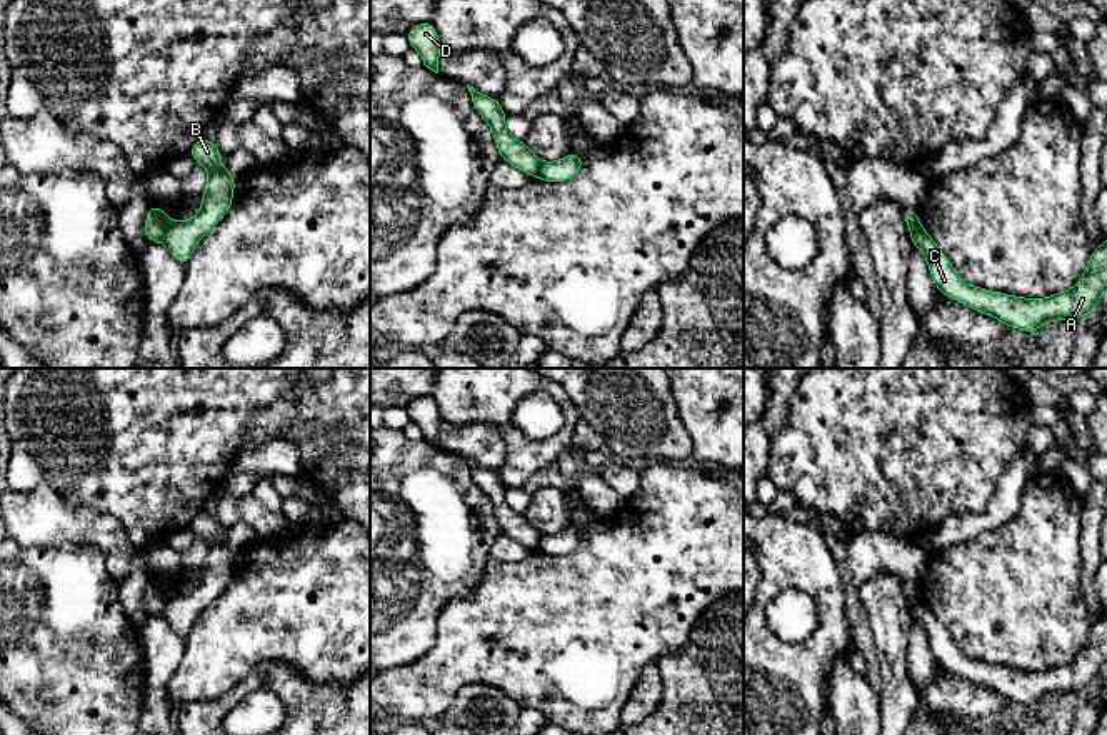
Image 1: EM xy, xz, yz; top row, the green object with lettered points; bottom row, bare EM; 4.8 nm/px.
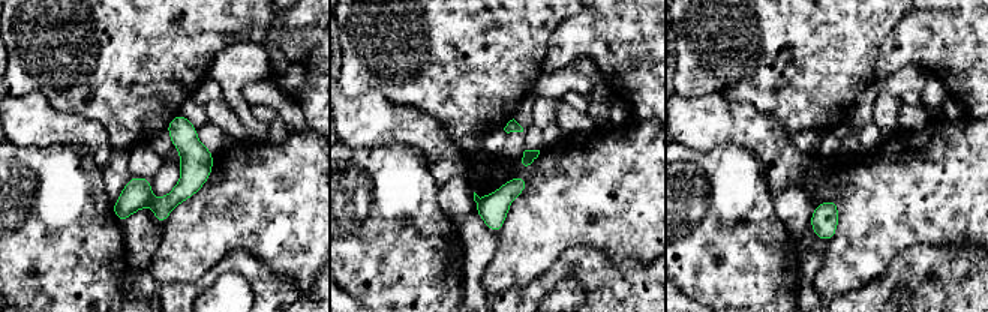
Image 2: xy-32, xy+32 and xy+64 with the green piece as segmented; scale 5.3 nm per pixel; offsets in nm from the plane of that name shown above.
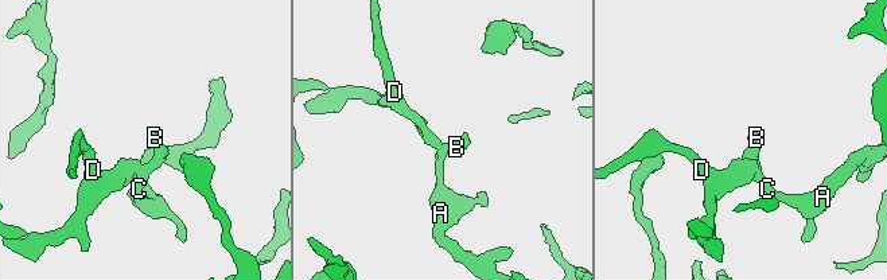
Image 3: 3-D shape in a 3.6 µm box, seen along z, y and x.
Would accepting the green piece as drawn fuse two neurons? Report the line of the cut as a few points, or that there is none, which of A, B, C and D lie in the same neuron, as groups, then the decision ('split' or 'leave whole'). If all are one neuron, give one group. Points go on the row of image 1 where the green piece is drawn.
cut xy (172, 220), (160, 240); groups A B C / D; split

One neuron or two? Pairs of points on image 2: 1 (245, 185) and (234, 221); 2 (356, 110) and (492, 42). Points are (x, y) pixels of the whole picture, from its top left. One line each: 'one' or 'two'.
1: one
2: two

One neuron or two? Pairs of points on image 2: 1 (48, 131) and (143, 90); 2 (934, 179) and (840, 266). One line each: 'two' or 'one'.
1: two
2: one

